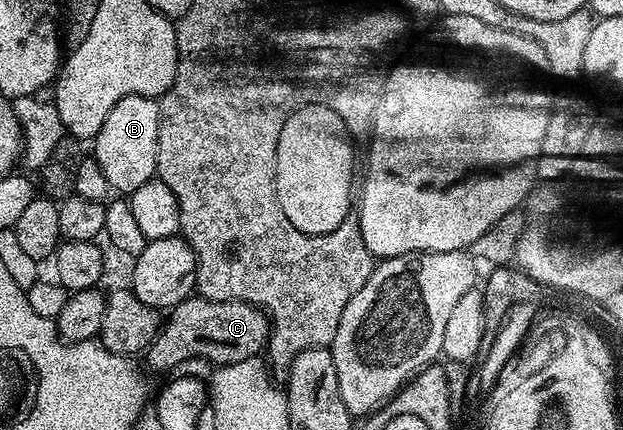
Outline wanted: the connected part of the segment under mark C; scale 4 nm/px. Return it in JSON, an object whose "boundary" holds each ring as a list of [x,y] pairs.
{"boundary":[[[189,297],[183,299],[176,307],[171,308],[169,315],[172,316],[169,319],[167,316],[163,320],[160,332],[156,334],[154,341],[146,352],[149,365],[156,371],[164,371],[164,373],[171,372],[172,367],[178,365],[180,361],[186,360],[186,358],[208,359],[213,365],[255,359],[268,345],[270,320],[253,303],[243,303],[242,301],[214,301],[213,299]]]}

